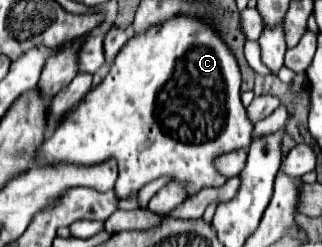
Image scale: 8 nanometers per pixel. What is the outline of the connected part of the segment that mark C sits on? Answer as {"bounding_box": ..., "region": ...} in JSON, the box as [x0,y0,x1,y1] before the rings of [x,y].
{"bounding_box":[36,17,254,199],"region":[[[174,17],[150,27],[144,35],[128,39],[104,81],[94,87],[82,103],[66,113],[56,131],[36,149],[36,167],[92,167],[116,159],[118,199],[136,195],[146,183],[158,177],[168,177],[170,181],[180,183],[186,195],[192,197],[204,187],[222,187],[228,181],[214,167],[214,161],[224,153],[248,147],[252,129],[254,125],[240,101],[240,69],[230,49],[206,23],[192,17]]]}

